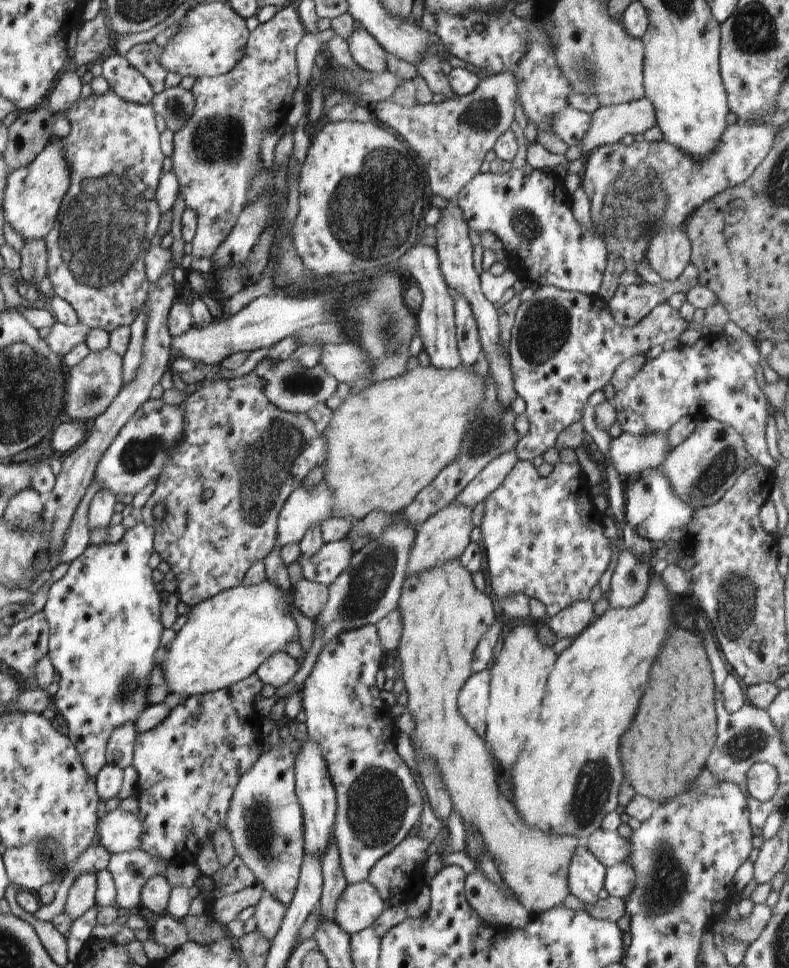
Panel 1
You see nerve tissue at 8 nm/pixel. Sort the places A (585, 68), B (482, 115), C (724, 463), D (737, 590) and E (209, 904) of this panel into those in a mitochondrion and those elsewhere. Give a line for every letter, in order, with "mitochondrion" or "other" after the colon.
A: mitochondrion
B: mitochondrion
C: mitochondrion
D: mitochondrion
E: other

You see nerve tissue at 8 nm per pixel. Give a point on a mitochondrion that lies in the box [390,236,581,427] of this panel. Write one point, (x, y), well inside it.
(543, 330)

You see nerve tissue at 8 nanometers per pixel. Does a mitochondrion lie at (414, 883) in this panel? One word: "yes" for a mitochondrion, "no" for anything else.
no

